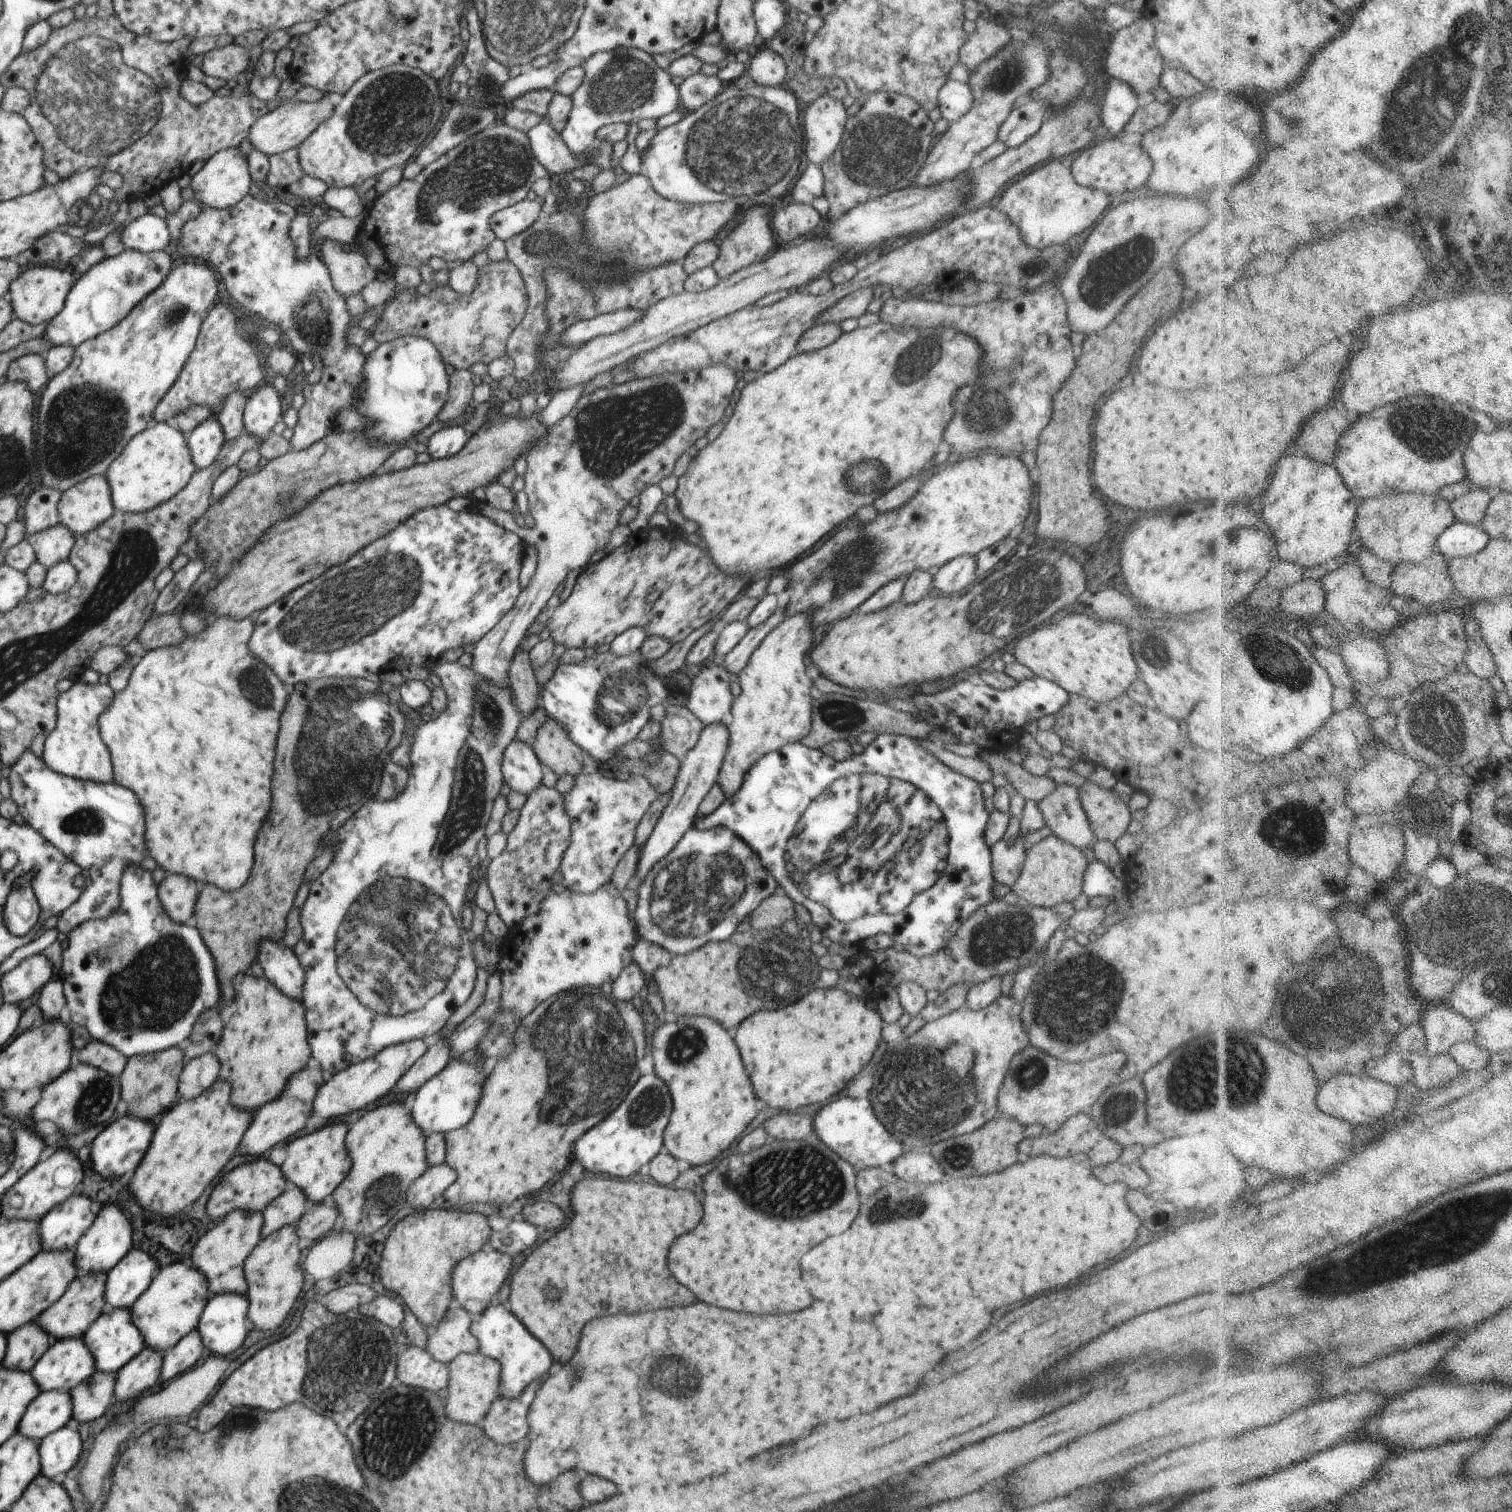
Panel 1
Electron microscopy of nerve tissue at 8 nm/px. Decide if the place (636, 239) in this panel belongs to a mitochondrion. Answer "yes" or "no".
yes

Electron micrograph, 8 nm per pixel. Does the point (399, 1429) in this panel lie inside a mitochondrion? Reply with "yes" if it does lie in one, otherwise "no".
yes

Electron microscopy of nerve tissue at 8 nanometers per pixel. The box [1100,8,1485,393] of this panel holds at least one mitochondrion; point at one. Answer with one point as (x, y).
(1403, 123)

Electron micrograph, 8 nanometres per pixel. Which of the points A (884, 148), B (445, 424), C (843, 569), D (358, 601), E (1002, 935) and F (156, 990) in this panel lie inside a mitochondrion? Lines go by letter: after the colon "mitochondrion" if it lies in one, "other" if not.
A: mitochondrion
B: other
C: mitochondrion
D: mitochondrion
E: mitochondrion
F: mitochondrion

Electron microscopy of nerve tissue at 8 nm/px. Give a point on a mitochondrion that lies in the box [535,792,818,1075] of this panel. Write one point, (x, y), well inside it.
(698, 894)

